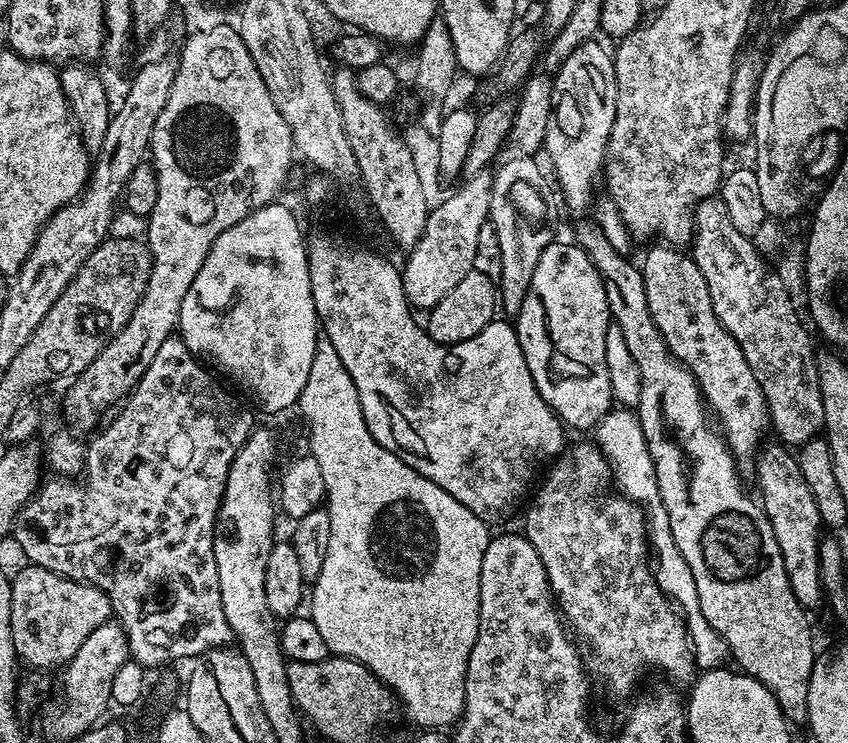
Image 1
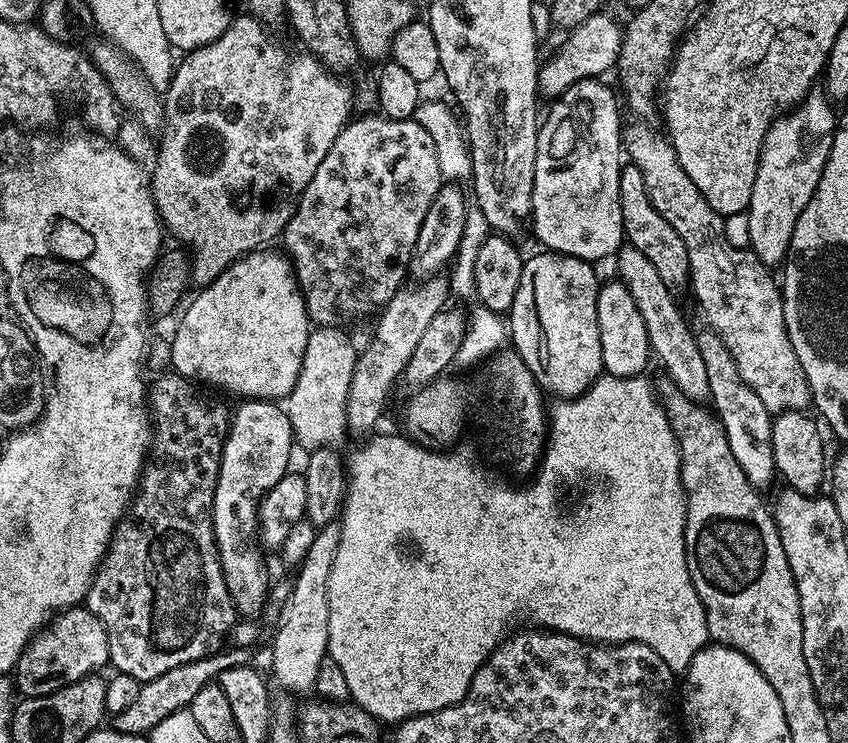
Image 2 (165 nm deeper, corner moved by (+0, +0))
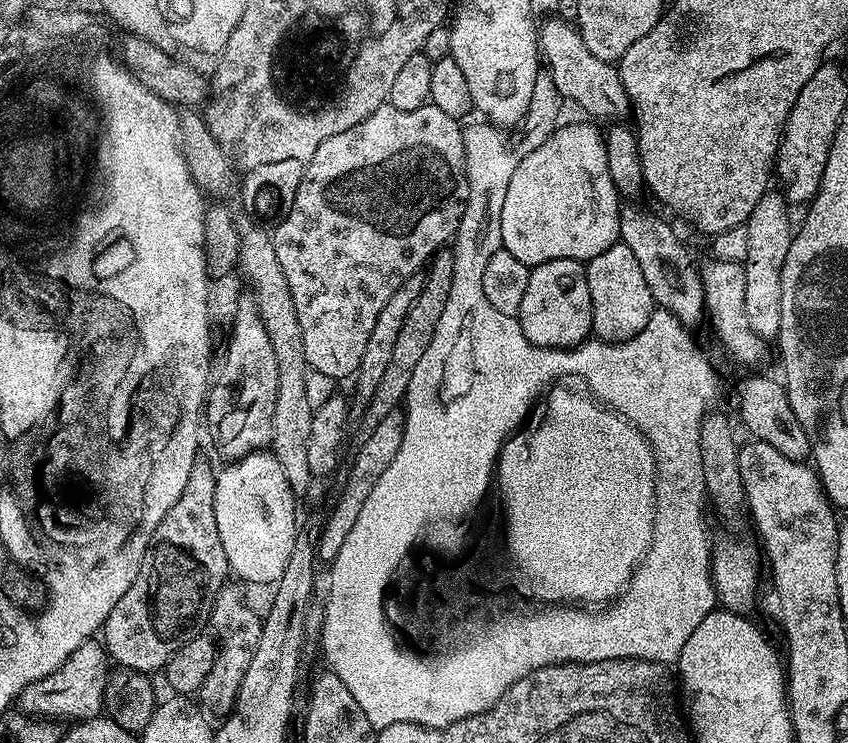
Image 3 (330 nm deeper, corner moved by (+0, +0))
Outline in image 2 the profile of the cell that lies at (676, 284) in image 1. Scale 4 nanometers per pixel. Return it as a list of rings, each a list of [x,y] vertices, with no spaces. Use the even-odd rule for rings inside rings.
[[[628,162],[621,167],[618,194],[627,243],[633,244],[638,250],[642,250],[642,254],[646,254],[646,258],[650,258],[654,270],[658,270],[662,282],[666,282],[669,288],[679,290],[683,284],[685,287],[690,280],[690,258],[686,242],[682,242],[682,238],[678,238],[678,230],[674,230],[674,226],[670,226],[670,222],[666,222],[666,218],[662,218],[662,214],[654,210],[654,202],[650,202],[646,181],[638,166]]]

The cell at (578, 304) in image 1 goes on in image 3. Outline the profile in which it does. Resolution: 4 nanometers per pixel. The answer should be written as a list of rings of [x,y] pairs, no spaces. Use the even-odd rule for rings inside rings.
[[[551,260],[535,265],[527,273],[518,319],[522,334],[535,348],[575,348],[589,339],[592,313],[585,271],[585,265],[578,260]]]

